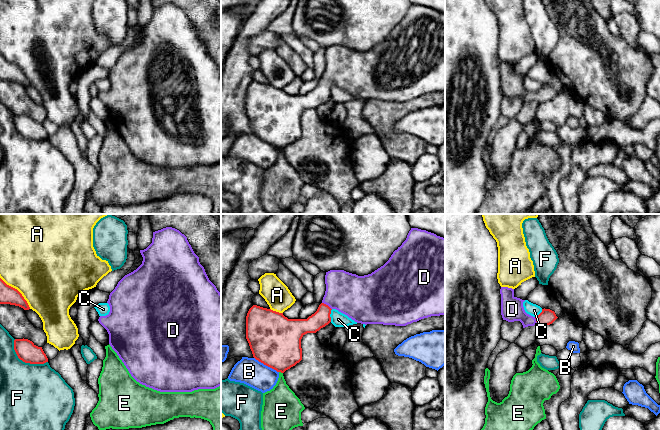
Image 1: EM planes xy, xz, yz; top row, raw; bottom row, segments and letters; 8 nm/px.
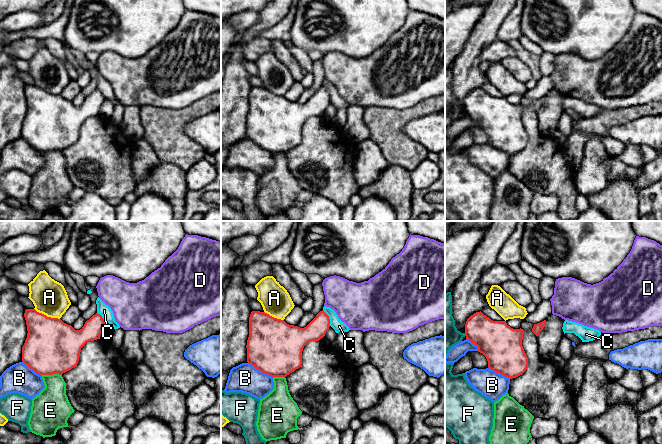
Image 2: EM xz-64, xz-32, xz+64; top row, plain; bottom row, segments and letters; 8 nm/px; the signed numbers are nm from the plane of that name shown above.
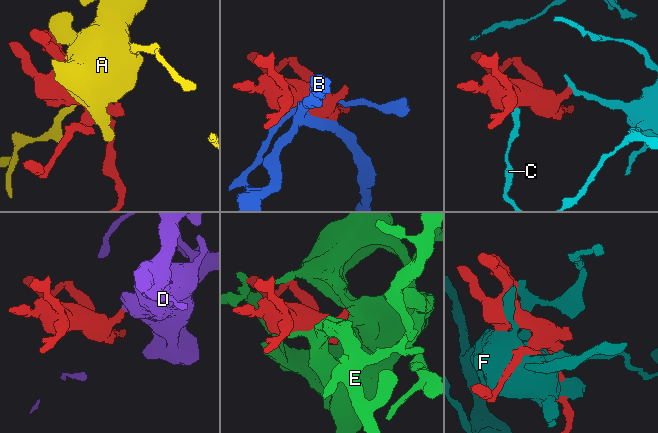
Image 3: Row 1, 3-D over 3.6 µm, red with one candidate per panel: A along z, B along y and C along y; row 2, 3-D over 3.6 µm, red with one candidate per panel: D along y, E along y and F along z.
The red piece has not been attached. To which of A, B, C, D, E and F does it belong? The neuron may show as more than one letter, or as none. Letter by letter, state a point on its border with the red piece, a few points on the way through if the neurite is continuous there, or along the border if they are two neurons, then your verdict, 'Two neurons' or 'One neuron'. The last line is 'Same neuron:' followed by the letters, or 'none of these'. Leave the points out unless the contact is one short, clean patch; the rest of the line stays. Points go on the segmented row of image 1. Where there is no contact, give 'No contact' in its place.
A: Touches red at xy (18, 291). Two neurons
B: Touches red at xz (266, 365). Two neurons
C: Touches red at xz (329, 315). Two neurons
D: Touches red at xz (327, 305). Path across: xz (321, 318), (327, 305), (337, 296), (356, 296). One neuron
E: Touches red at xz (281, 372). Two neurons
F: Touches red at xy (24, 361). Two neurons
Same neuron: D

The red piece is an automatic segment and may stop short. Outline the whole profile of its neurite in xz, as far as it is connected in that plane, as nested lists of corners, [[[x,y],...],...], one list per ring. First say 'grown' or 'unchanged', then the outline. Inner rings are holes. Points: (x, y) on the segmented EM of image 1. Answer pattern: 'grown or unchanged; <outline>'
grown; [[[411,228],[411,230],[407,235],[406,240],[402,243],[400,247],[398,247],[397,250],[393,252],[389,260],[383,266],[381,266],[371,274],[358,276],[356,274],[352,274],[344,270],[330,270],[326,272],[325,284],[326,284],[326,291],[322,303],[319,305],[317,311],[311,316],[309,316],[307,319],[288,319],[283,315],[283,313],[279,313],[271,309],[263,308],[257,305],[253,305],[249,309],[246,316],[246,339],[249,343],[253,357],[256,360],[281,373],[284,373],[286,370],[295,366],[297,363],[299,363],[302,360],[302,348],[301,348],[302,337],[307,333],[316,333],[321,328],[328,325],[331,322],[330,314],[332,309],[336,309],[339,312],[347,315],[355,322],[365,325],[383,324],[383,325],[406,326],[408,324],[417,322],[421,319],[428,318],[431,316],[445,315],[445,238],[437,236],[436,234],[428,232],[426,230]]]

